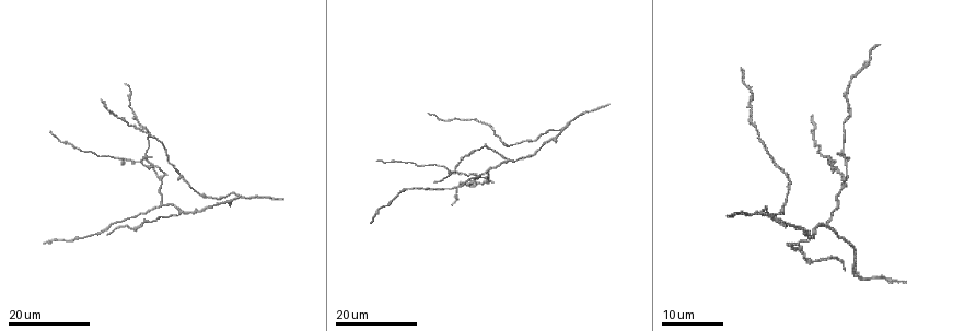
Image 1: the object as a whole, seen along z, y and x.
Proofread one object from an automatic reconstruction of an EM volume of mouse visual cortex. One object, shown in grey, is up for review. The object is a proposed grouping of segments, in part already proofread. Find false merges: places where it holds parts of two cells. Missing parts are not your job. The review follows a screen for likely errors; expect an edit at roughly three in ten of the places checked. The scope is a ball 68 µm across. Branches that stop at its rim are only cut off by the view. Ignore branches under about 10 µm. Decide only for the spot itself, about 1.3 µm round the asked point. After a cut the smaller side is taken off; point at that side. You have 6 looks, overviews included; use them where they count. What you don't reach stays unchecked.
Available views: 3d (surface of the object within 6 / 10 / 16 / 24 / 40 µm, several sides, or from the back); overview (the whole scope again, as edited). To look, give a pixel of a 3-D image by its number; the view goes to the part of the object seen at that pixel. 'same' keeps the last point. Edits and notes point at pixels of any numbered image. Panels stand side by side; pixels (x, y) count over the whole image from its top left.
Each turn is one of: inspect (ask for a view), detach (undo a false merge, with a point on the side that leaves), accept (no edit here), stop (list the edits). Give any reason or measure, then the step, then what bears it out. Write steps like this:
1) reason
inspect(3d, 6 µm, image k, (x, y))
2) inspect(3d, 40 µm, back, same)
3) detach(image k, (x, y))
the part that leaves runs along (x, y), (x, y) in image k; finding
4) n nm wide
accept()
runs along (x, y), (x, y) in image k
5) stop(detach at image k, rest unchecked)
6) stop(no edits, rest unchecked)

inspect(3d, 24 µm, image 1, (159, 179))

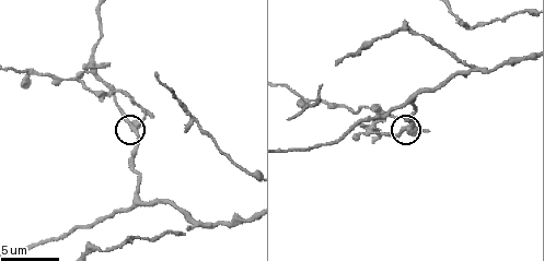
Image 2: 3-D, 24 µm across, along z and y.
closer look
inspect(3d, 6 µm, image 2, (130, 124))

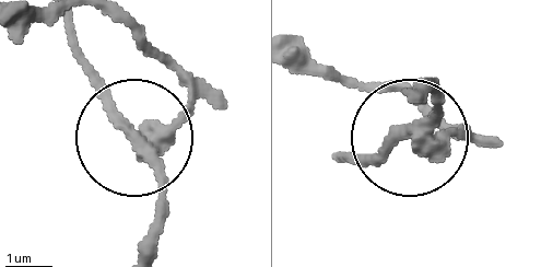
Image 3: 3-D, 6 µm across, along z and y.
310 nm wide
detach(image 3, (191, 96))
a second cell is stuck on

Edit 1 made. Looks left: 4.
three arms meet
inspect(3d, 10 µm, image 2, (136, 203))

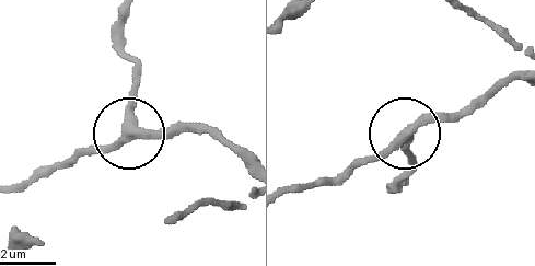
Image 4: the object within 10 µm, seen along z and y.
3 arms
accept()
runs along (243, 164), (216, 139), (187, 129), (144, 129), (77, 162) in image 4; one cell here

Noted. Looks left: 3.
three arms meet
inspect(3d, 16 µm, image 1, (566, 124))

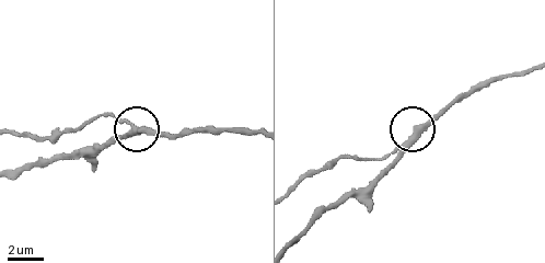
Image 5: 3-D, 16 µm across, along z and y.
zoom in
inspect(3d, 6 µm, image 5, (136, 127))

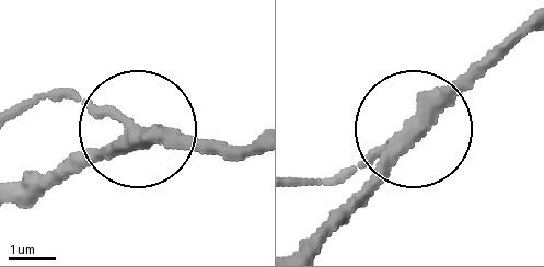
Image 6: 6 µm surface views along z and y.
side arm 13 µm
accept()
runs along (27, 192), (146, 132), (247, 144) in image 6; all the same cell

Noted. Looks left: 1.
stop(detach at image 3, rest unchecked)

